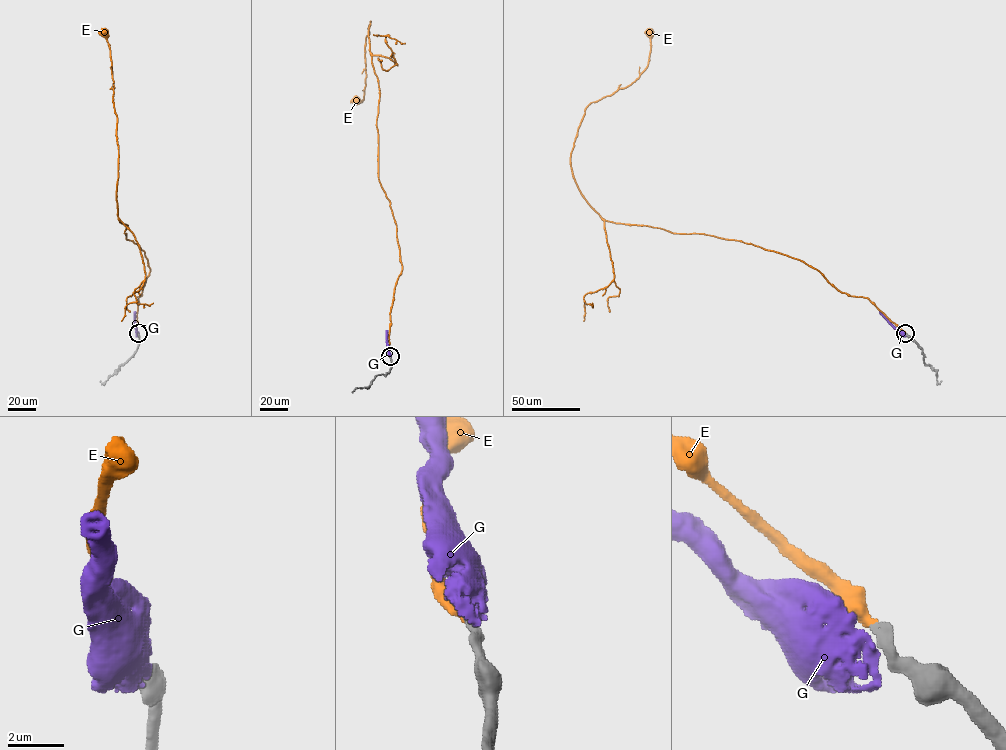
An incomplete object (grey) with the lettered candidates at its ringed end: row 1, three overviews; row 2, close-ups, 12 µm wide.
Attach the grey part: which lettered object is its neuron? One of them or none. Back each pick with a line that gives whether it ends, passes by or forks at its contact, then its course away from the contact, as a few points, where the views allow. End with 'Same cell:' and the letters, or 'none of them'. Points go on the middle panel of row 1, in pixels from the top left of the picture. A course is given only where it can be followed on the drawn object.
E: it ends; course (390, 356), (391, 307), (402, 264), (378, 178), (379, 88), (370, 21), (363, 99), (355, 99)
Same cell: E

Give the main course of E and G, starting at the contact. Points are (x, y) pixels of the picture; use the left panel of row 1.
E: (138, 333), (138, 298), (150, 268), (118, 217), (117, 119), (103, 32)
G: (138, 334), (134, 311)

